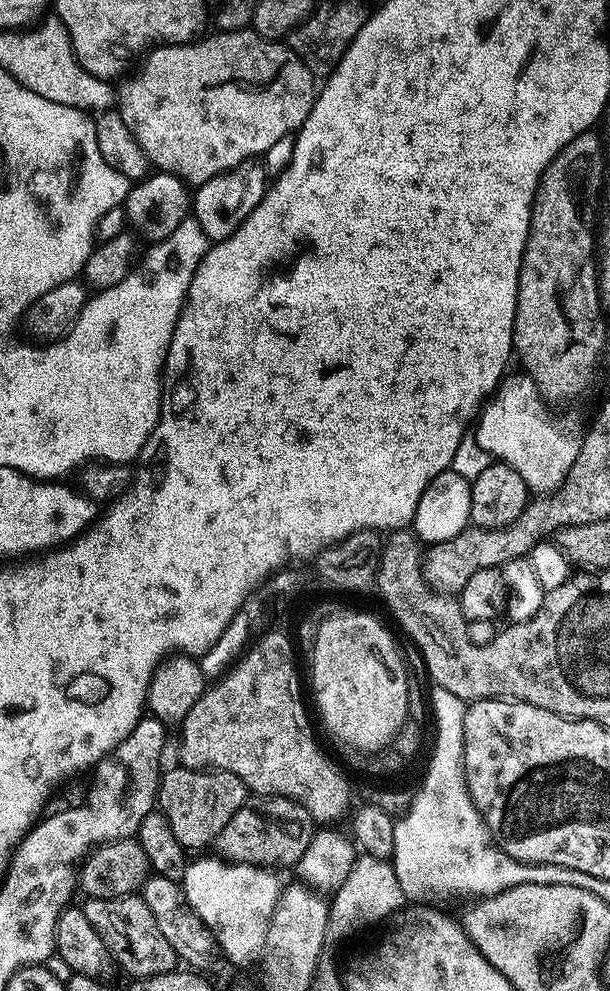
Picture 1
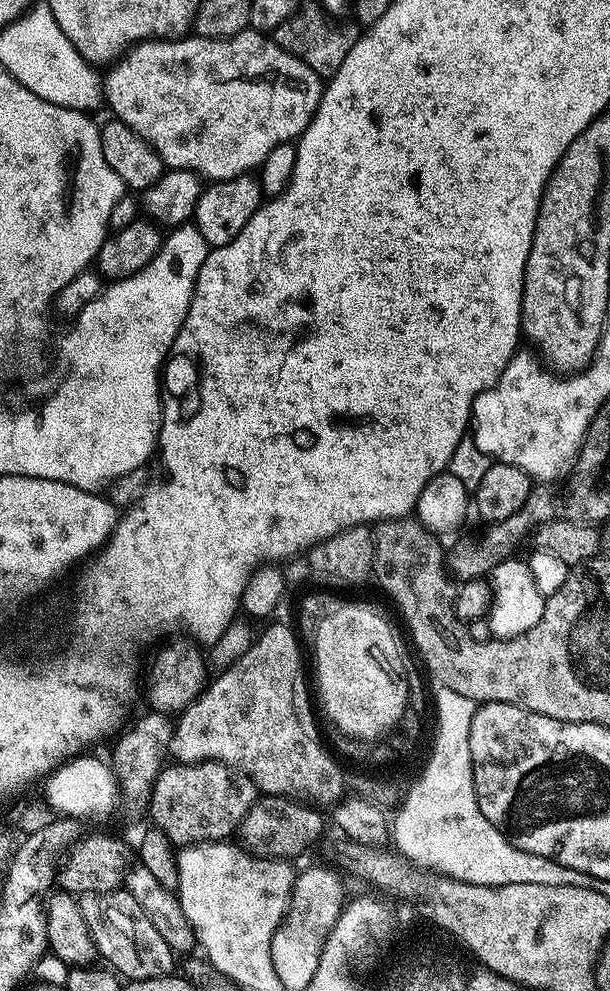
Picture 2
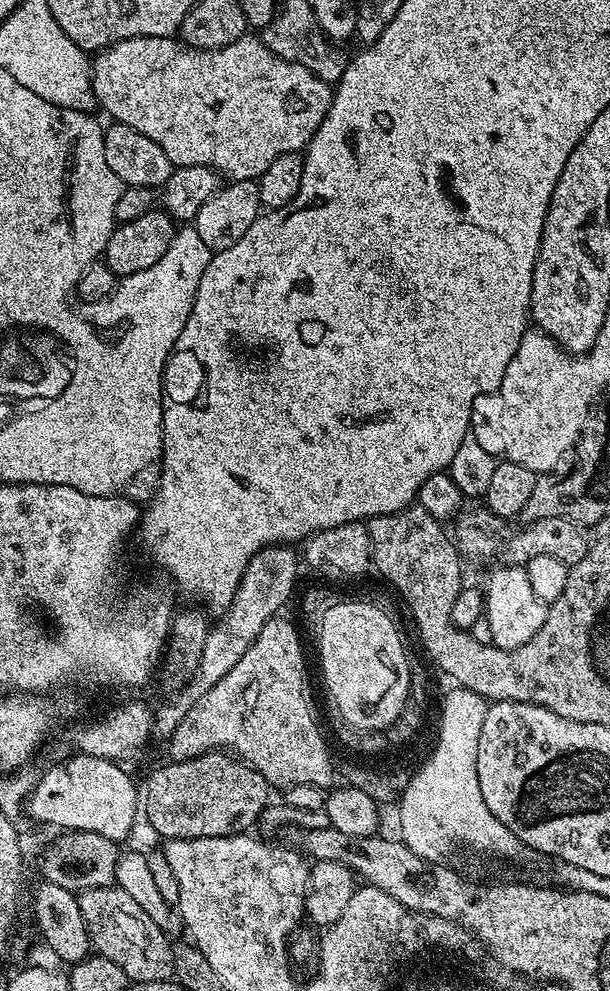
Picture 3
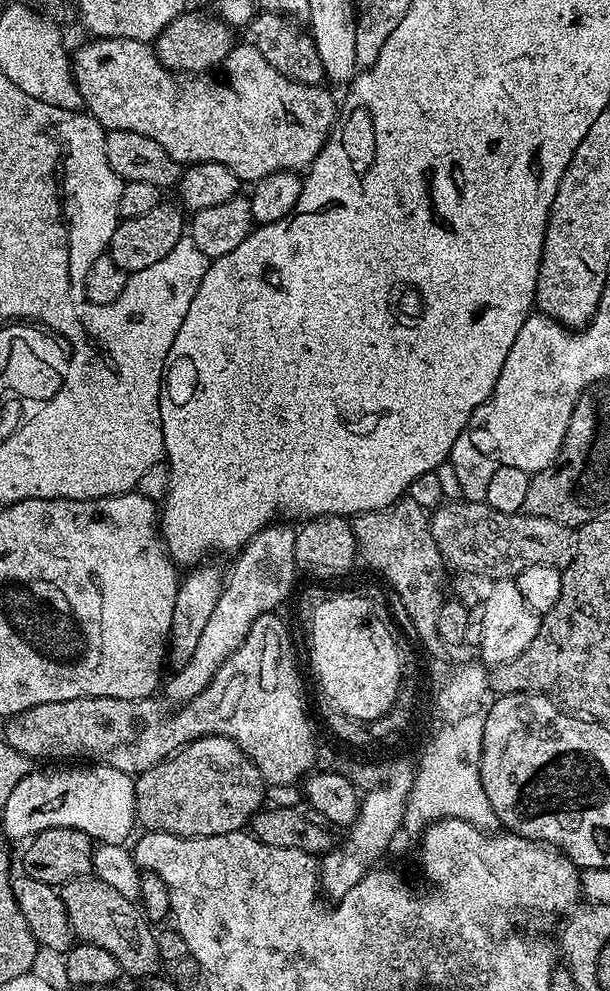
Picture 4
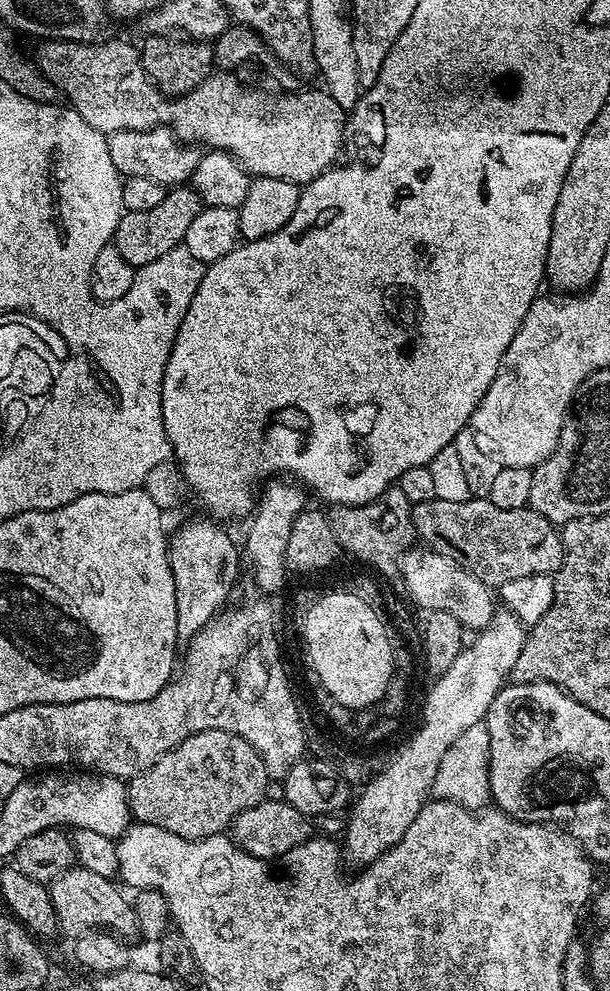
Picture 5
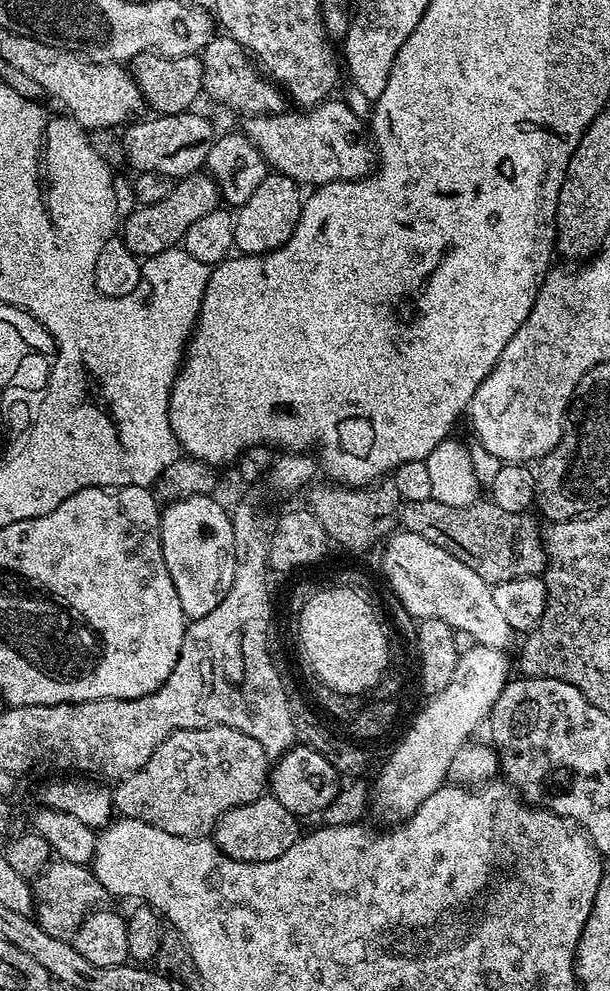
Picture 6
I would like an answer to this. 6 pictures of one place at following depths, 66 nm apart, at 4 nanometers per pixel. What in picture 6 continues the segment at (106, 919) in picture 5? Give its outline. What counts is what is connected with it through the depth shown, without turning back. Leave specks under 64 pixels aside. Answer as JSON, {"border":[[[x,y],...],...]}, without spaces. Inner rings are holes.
{"border":[[[57,859],[35,877],[32,884],[34,918],[54,938],[71,940],[76,928],[91,912],[105,903],[106,890],[91,867]]]}

